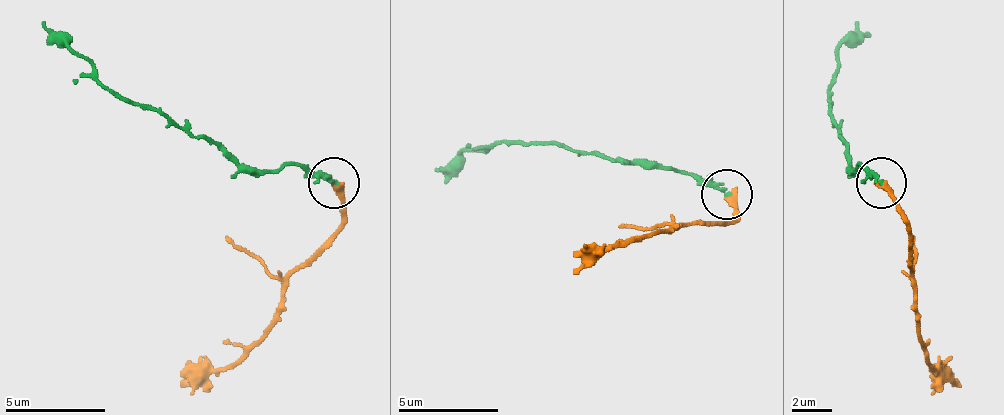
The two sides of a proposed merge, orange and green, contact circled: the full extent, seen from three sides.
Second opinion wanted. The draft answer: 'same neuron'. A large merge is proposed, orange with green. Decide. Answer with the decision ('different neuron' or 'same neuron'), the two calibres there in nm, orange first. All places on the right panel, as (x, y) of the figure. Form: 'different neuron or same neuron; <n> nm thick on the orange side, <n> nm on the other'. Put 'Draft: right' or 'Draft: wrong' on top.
Draft: right
same neuron; 360 nm thick on the orange side, 140 nm on the other

